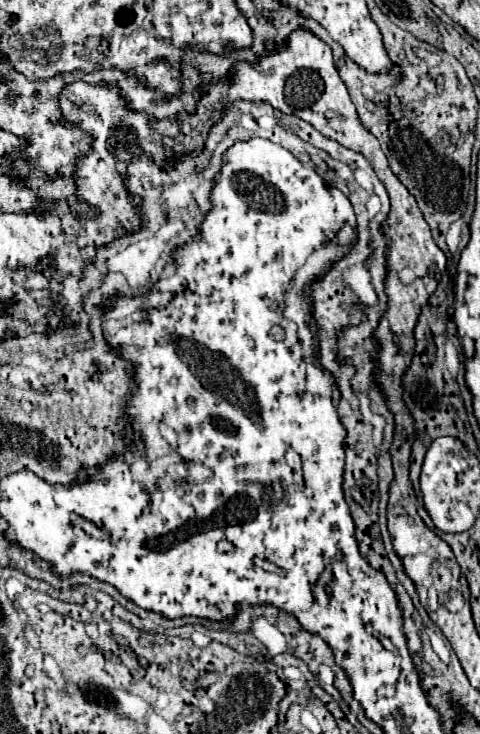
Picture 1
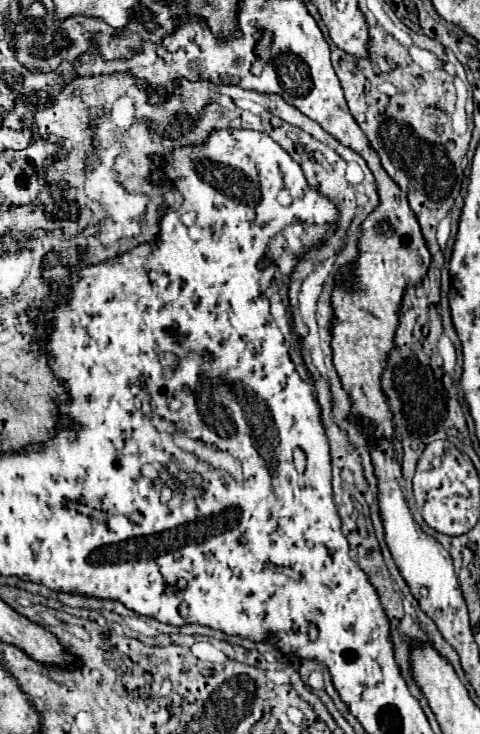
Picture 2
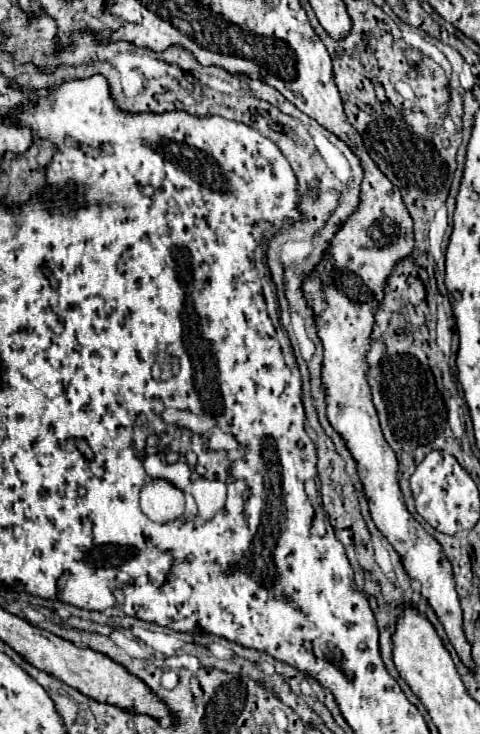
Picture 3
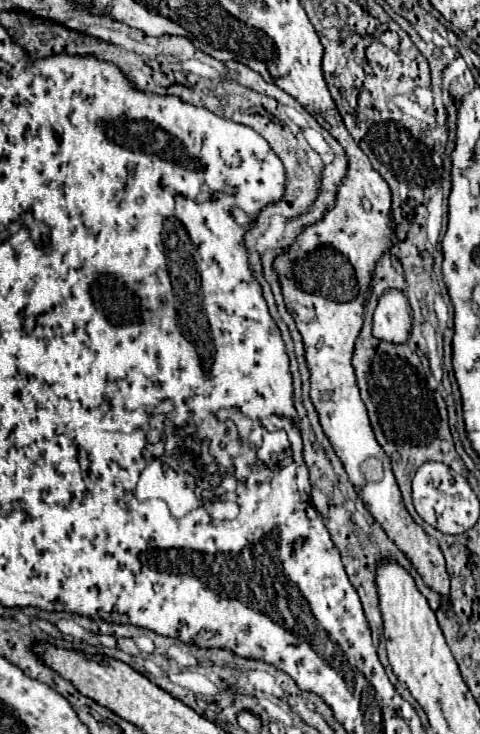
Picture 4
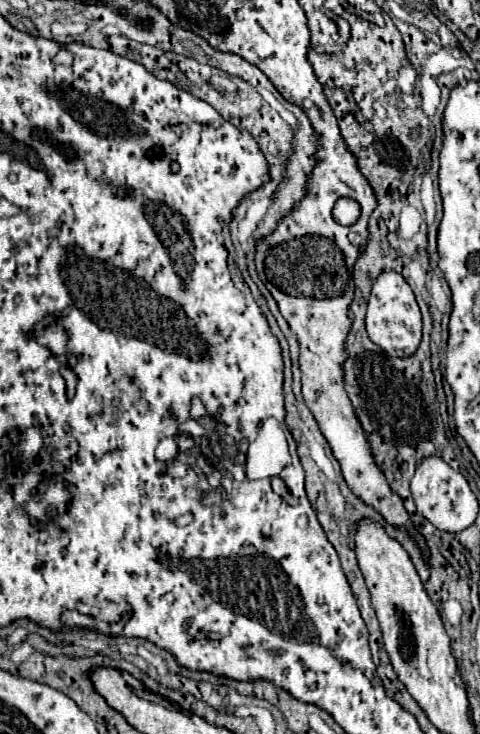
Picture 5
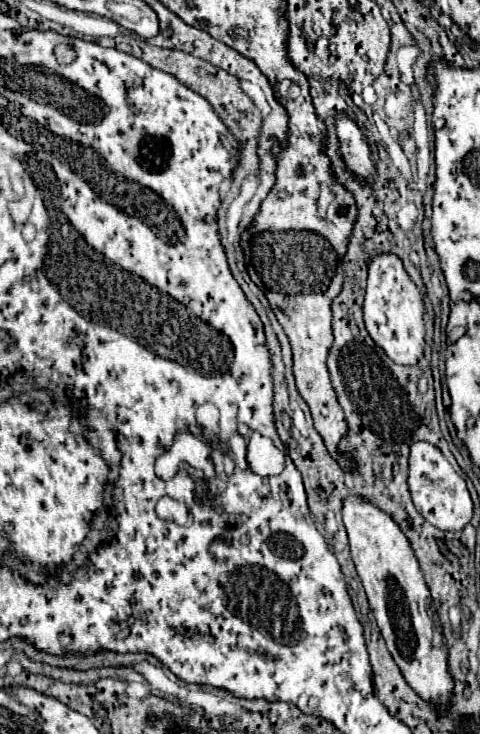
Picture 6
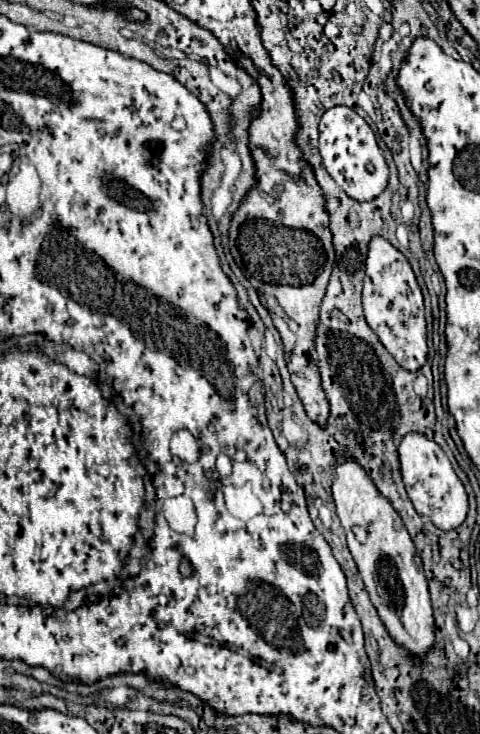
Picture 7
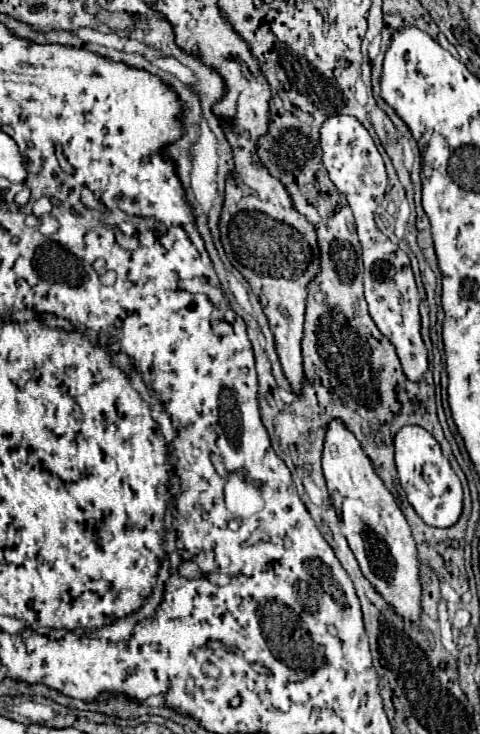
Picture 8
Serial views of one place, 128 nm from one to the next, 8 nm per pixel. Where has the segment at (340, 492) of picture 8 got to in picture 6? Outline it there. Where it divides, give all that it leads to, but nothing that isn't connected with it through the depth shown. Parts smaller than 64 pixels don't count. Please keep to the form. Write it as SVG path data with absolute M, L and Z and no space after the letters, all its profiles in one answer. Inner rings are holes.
M350 494L342 500L342 520L348 532L356 572L364 584L370 608L392 658L406 682L424 700L444 706L452 696L452 676L446 660L448 648L430 590L408 538L384 510L372 506L364 496Z

